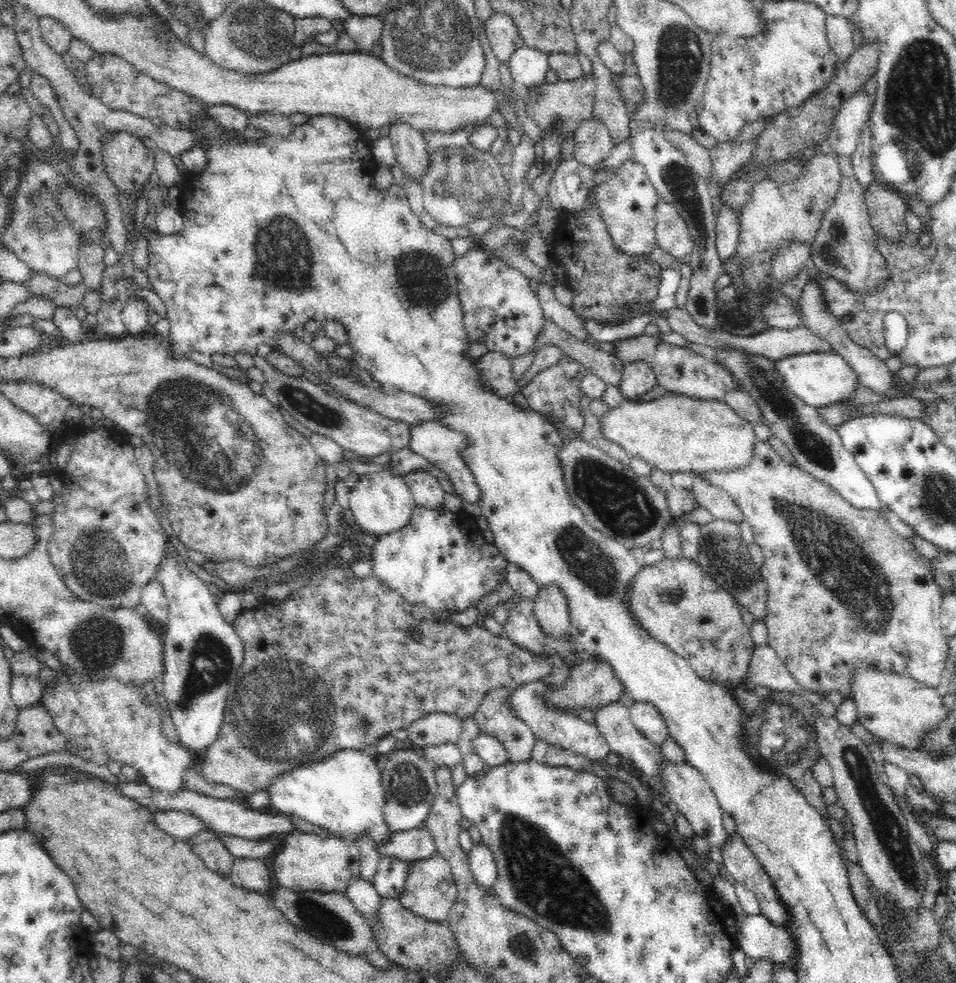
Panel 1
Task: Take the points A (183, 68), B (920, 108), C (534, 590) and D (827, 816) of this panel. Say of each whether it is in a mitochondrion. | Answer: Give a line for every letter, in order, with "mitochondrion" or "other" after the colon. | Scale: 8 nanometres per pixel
A: other
B: mitochondrion
C: other
D: other

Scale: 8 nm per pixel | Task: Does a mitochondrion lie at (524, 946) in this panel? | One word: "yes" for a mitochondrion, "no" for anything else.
yes

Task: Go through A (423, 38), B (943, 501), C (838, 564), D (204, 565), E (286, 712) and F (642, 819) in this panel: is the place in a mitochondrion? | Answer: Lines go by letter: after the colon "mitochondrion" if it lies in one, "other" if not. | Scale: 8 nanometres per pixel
A: mitochondrion
B: mitochondrion
C: mitochondrion
D: other
E: mitochondrion
F: other

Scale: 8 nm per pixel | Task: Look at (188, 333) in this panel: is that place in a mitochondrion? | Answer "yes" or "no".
no

